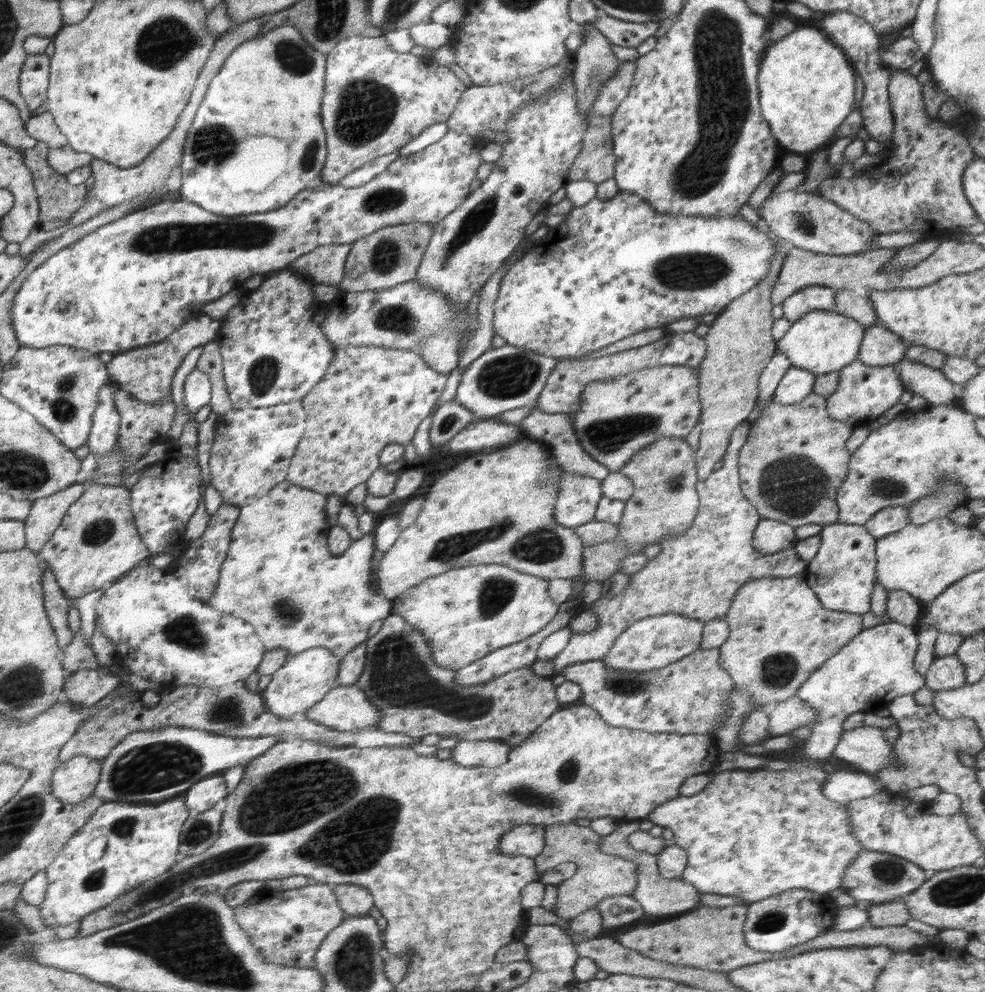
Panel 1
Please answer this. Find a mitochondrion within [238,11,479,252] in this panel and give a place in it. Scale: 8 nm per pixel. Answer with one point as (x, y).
(366, 109)

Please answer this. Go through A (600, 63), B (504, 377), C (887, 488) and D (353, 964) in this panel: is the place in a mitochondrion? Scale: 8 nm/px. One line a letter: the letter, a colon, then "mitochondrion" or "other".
A: mitochondrion
B: mitochondrion
C: mitochondrion
D: mitochondrion

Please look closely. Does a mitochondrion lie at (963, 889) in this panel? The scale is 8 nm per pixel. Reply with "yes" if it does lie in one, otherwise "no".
yes

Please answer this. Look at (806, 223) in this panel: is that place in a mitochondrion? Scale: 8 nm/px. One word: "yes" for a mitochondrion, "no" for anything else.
yes

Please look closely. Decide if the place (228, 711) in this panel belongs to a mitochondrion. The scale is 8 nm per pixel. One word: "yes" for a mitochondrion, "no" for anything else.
yes

